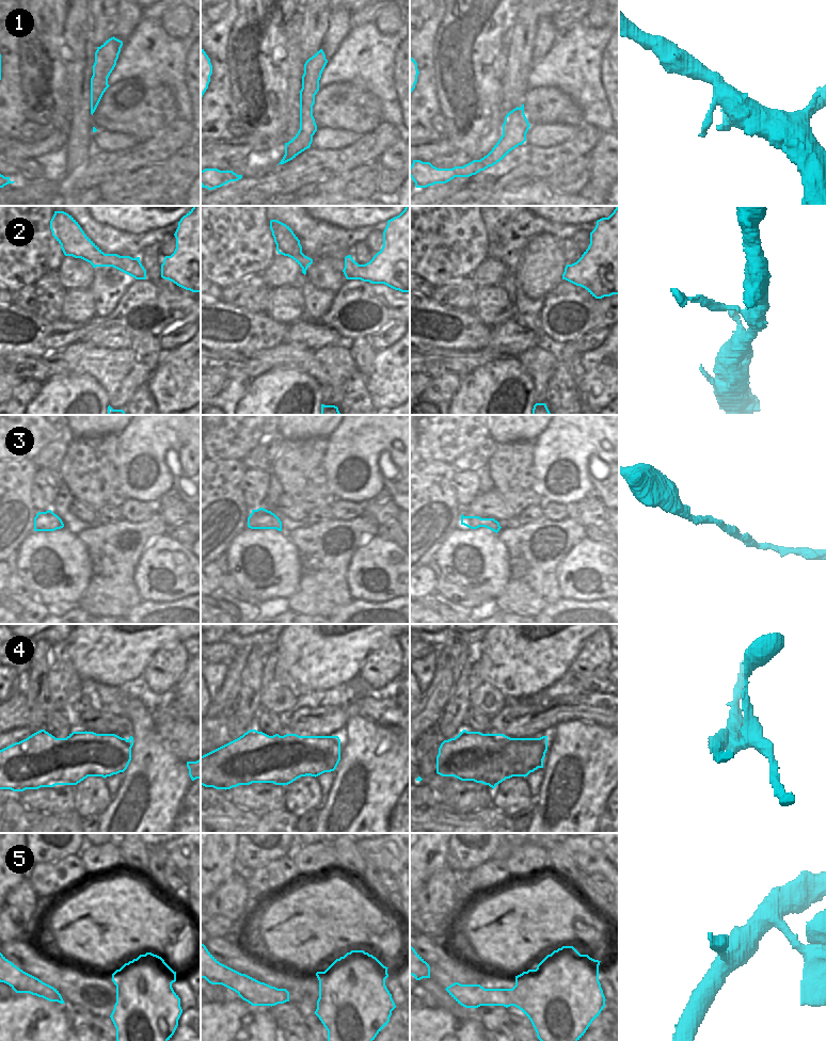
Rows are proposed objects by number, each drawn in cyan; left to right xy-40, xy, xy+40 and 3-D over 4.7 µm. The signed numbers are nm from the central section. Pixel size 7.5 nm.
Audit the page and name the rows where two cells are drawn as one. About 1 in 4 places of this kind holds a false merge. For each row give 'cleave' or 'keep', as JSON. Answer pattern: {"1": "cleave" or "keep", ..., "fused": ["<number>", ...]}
{"1": "keep", "2": "keep", "3": "keep", "4": "cleave", "5": "keep", "fused": ["4"]}

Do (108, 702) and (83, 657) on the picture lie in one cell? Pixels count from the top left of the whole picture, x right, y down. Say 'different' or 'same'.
different

